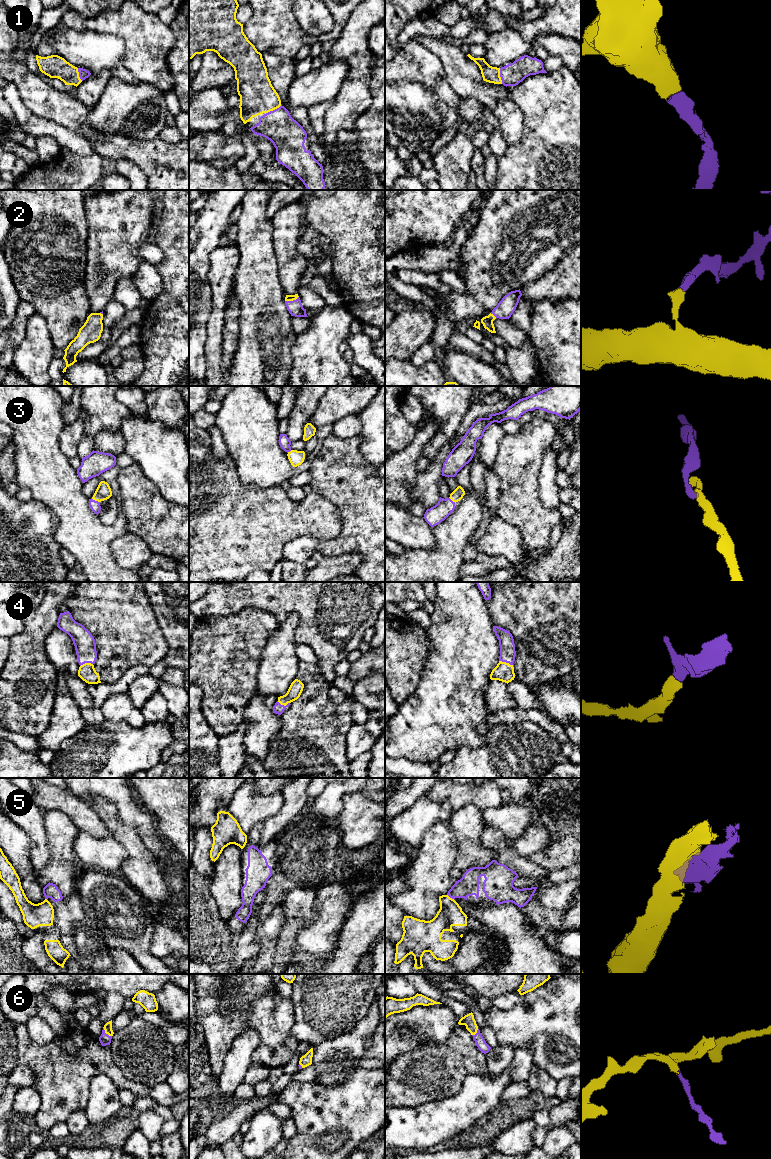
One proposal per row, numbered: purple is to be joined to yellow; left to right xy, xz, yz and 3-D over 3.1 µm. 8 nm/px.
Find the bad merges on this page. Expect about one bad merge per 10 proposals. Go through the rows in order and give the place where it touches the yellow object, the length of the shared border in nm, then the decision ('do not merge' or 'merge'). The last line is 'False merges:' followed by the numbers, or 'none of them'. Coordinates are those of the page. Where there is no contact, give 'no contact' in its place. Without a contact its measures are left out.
1: contact xz (273, 109); length 150 nm; merge
2: contact xz (291, 300); length 120 nm; merge
3: contact xy (95, 500); length 80 nm; merge
4: contact yz (505, 662); length 120 nm; merge
5: contact yz (449, 897); length 70 nm; do not merge
6: contact xy (106, 1033); length 100 nm; merge
False merges: 5

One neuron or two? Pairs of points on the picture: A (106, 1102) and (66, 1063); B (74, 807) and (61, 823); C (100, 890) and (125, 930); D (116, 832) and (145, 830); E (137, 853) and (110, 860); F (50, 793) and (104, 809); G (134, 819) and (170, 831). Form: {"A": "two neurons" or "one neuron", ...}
{"A": "two neurons", "B": "two neurons", "C": "one neuron", "D": "two neurons", "E": "two neurons", "F": "two neurons", "G": "two neurons"}

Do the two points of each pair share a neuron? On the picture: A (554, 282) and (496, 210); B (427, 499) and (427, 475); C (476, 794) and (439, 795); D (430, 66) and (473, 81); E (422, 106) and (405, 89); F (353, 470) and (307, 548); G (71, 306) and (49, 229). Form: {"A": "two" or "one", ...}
{"A": "two", "B": "one", "C": "one", "D": "two", "E": "one", "F": "two", "G": "one"}

